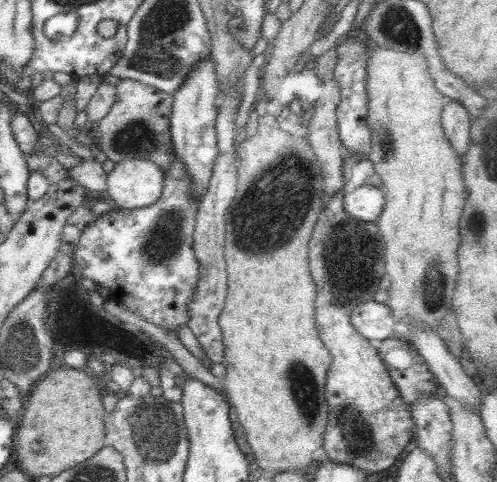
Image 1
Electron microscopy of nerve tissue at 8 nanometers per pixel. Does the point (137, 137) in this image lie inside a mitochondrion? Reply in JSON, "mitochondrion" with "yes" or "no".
{"mitochondrion":"yes"}

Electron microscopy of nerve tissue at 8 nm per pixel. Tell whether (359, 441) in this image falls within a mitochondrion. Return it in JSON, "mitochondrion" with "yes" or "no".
{"mitochondrion":"yes"}

